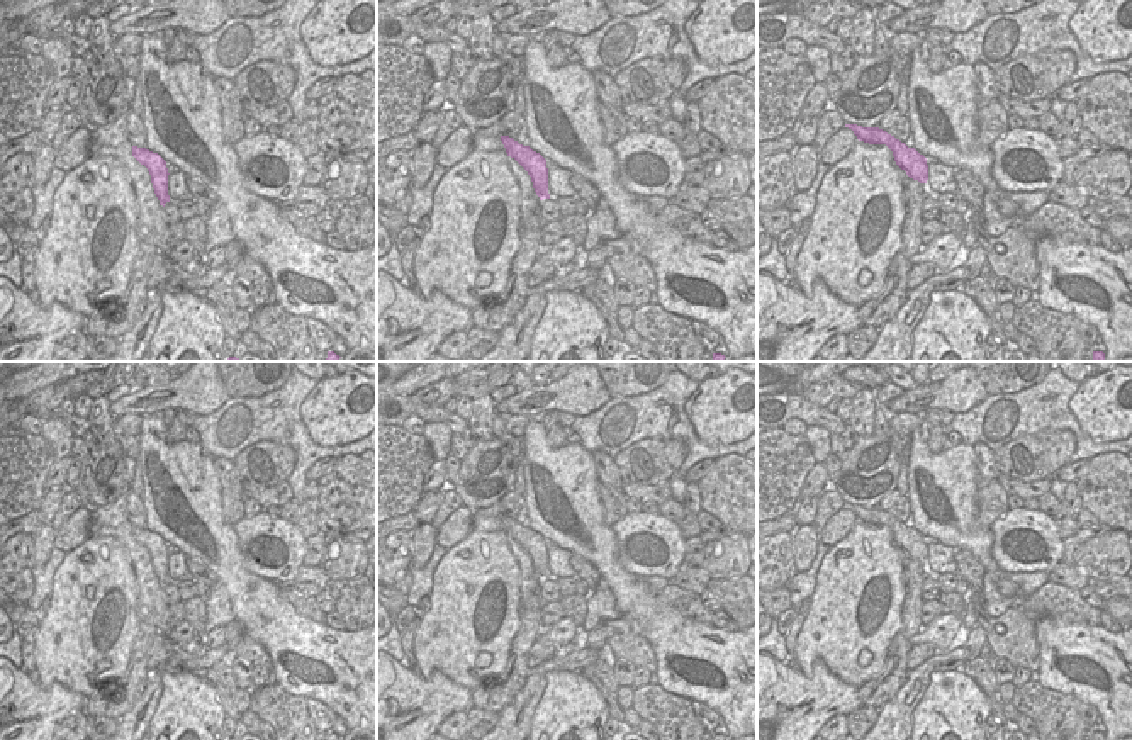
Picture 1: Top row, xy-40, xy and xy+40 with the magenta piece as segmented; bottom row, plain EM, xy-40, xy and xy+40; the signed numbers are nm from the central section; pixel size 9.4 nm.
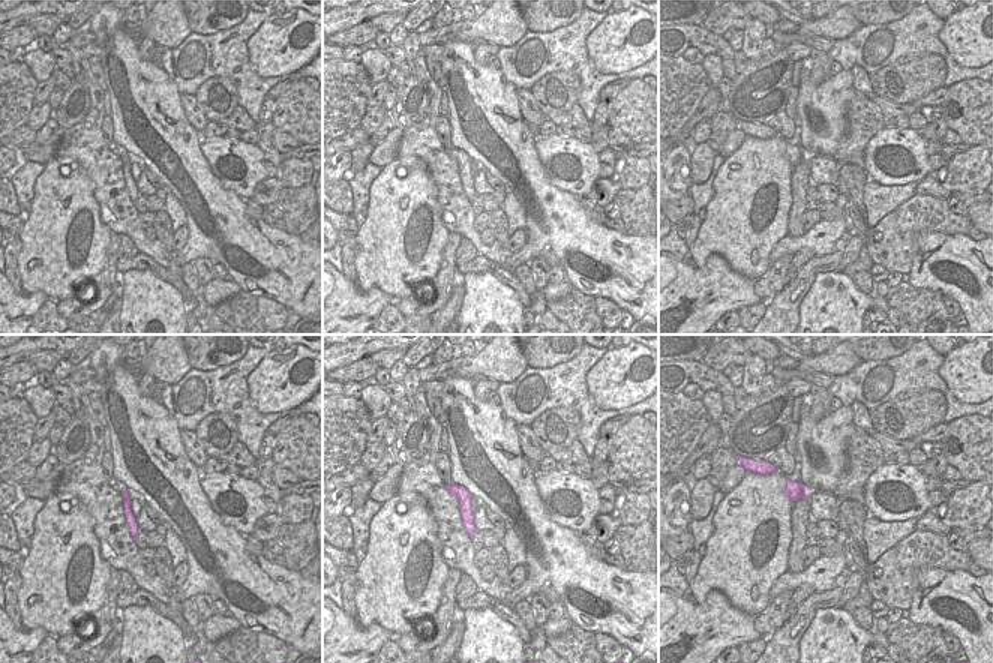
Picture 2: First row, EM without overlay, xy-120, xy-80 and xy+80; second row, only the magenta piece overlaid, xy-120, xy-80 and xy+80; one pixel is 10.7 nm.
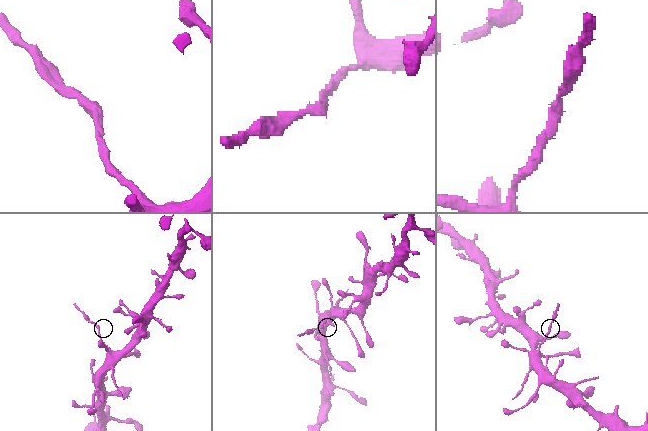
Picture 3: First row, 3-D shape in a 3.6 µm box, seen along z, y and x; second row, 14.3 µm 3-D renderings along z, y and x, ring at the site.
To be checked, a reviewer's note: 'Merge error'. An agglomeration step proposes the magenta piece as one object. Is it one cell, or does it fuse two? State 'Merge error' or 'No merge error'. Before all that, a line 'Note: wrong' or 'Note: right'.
Note: right
Merge error

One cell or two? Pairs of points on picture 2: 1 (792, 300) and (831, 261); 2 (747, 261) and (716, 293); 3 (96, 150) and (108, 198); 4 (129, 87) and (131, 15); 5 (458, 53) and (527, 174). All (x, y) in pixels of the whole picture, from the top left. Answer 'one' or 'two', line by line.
1: one
2: two
3: one
4: two
5: one

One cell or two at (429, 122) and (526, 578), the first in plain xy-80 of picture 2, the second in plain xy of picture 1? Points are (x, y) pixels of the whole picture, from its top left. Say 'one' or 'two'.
one

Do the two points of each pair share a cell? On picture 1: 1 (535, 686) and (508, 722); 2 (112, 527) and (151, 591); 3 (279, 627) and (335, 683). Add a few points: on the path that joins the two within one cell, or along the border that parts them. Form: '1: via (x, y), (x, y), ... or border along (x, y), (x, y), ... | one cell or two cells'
1: via (530, 695), (516, 713) | one cell
2: via (128, 542), (140, 554), (145, 576) | one cell
3: via (296, 644), (328, 666) | one cell

